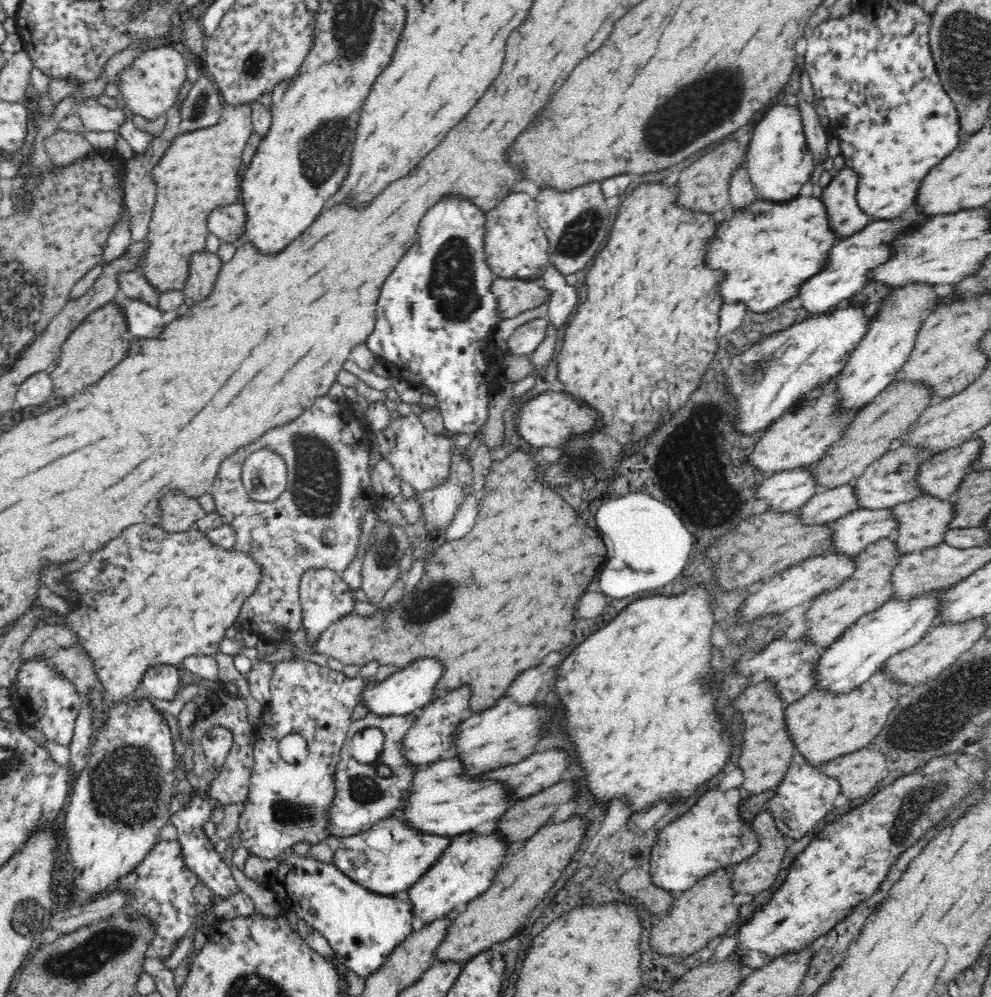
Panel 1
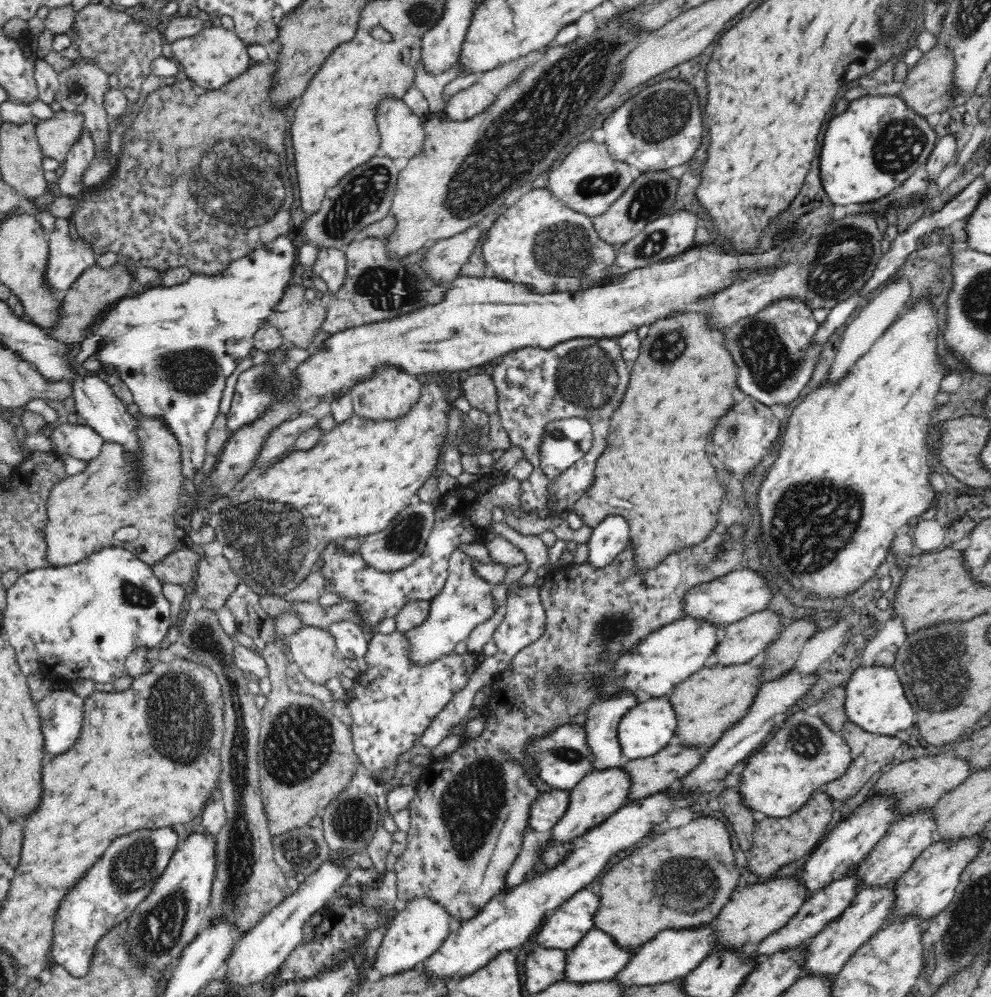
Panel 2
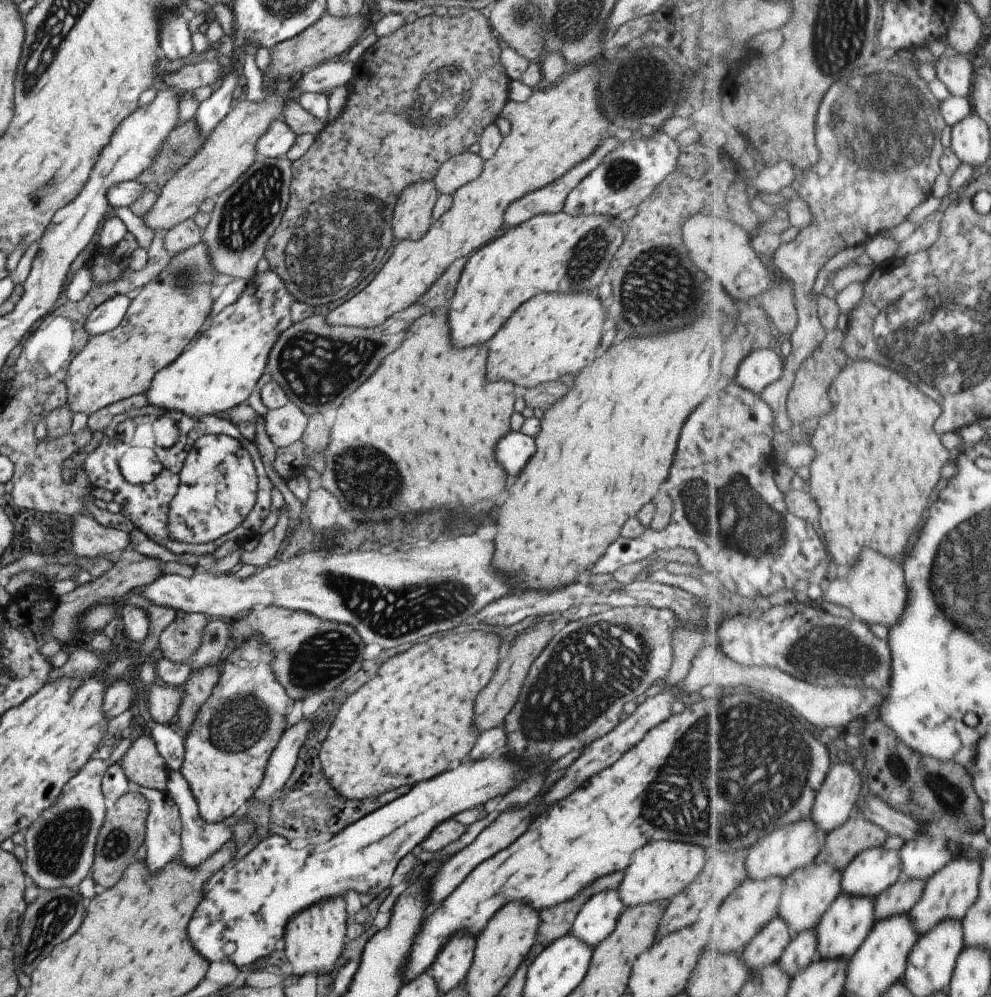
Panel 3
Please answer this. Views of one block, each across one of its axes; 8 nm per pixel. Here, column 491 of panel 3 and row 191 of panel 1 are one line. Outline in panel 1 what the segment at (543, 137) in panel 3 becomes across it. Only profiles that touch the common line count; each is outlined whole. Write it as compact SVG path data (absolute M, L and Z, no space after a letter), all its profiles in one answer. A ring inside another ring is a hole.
M228 105L223 108L222 116L216 124L208 128L182 132L172 139L161 160L153 166L151 179L156 194L145 236L145 242L148 244L135 262L135 268L156 293L162 295L174 290L182 291L188 276L189 258L193 252L200 252L205 246L208 234L206 216L218 204L240 203L238 184L244 166L242 152L252 131L254 130L251 108L247 105Z

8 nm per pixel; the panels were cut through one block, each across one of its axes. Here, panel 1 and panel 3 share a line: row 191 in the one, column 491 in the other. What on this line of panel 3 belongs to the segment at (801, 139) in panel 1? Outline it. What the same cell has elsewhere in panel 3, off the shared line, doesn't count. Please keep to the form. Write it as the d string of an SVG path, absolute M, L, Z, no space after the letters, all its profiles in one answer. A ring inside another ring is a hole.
M489 756L489 758L483 758L483 760L465 760L465 762L461 762L455 770L445 770L445 772L441 772L439 776L435 776L435 778L431 778L431 780L425 780L425 782L419 782L419 784L415 784L407 794L403 794L403 796L399 796L397 800L393 800L393 802L389 802L389 804L385 804L383 808L379 808L379 810L375 810L375 812L371 812L371 814L367 814L365 818L361 818L361 820L357 820L357 822L353 822L353 824L349 824L349 826L345 826L341 832L337 832L331 840L327 840L327 842L323 842L323 844L317 844L317 848L313 846L313 844L309 844L309 846L305 846L305 848L301 848L301 850L293 850L291 846L289 846L289 842L285 840L282 836L279 835L271 835L269 837L265 837L258 844L255 844L251 850L249 850L249 854L247 854L241 860L237 860L231 868L229 868L221 877L221 879L216 882L209 891L204 892L203 898L201 902L197 905L195 912L193 912L193 918L191 918L191 922L189 922L189 926L185 928L185 932L187 932L187 940L189 940L189 944L193 946L193 950L201 956L201 958L205 958L207 962L221 962L221 960L229 960L233 966L236 966L237 969L240 969L241 966L247 966L251 964L251 962L255 962L255 960L261 960L261 958L265 958L265 956L269 956L271 954L271 950L273 950L273 946L275 946L275 942L283 936L283 930L285 930L285 920L289 920L293 914L297 914L299 910L305 910L305 908L309 908L309 906L313 906L313 904L317 904L317 902L321 902L321 900L327 900L327 898L339 898L339 896L343 896L343 894L347 894L349 890L353 890L353 892L357 892L359 894L379 894L381 890L385 890L387 886L389 886L389 880L391 880L391 874L393 874L393 868L395 868L395 864L407 854L407 852L411 852L421 840L425 840L425 836L439 824L439 822L443 822L443 820L449 820L451 816L455 816L455 814L459 814L459 812L463 812L463 810L469 810L469 808L473 808L473 806L483 806L487 800L491 800L491 798L497 798L497 796L503 796L505 792L509 792L512 788L515 788L521 780L524 780L529 775L533 774L531 772L531 768L527 768L527 766L521 766L519 762L513 762L513 760L509 760L509 758L505 758L505 756Z

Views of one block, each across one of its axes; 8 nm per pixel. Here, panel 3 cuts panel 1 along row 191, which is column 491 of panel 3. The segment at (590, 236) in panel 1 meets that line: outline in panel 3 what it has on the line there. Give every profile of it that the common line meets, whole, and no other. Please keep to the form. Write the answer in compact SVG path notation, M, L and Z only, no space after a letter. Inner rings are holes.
M473 534L439 538L425 548L417 546L405 552L349 552L335 548L331 552L307 552L301 559L279 561L278 564L269 565L253 576L247 572L240 574L240 578L236 577L238 573L234 571L231 571L229 576L208 571L202 574L195 572L191 577L159 575L140 594L157 606L181 610L184 614L201 613L207 618L230 618L232 621L253 608L269 606L309 612L321 620L351 626L365 645L379 644L382 649L395 648L399 644L413 644L421 636L451 630L489 602L505 596L511 590L511 586L501 576L491 572L491 554L491 540L477 540L477 536Z

